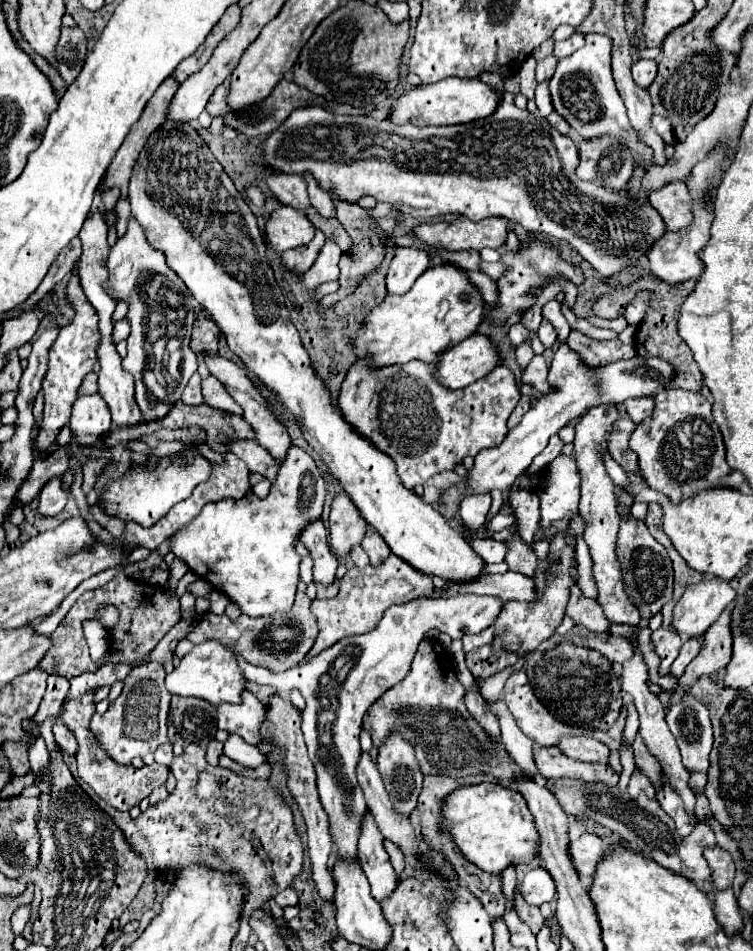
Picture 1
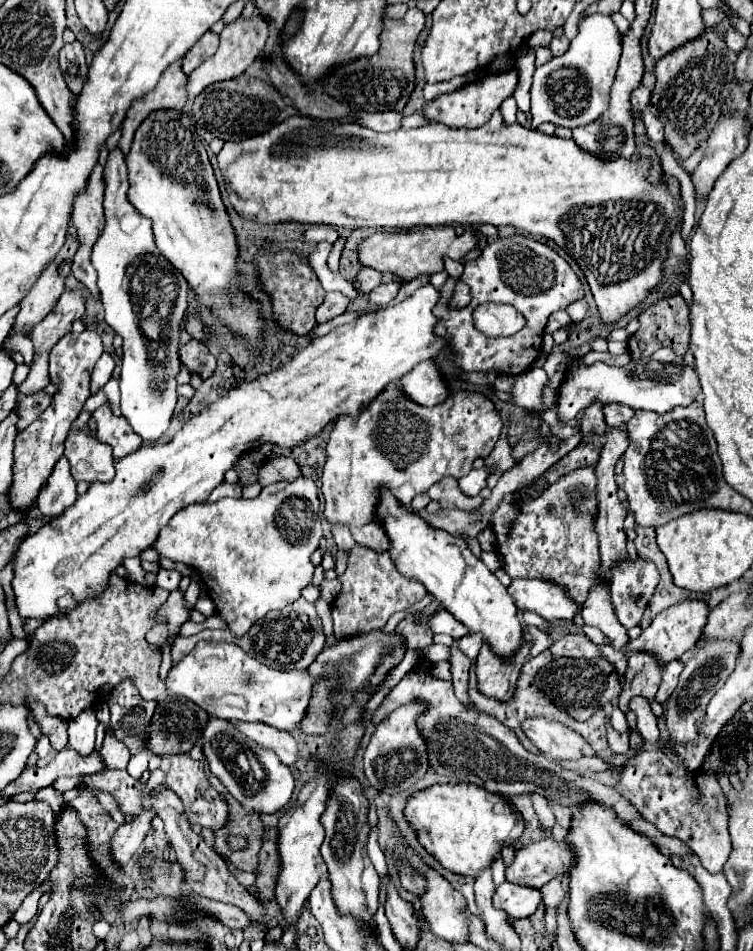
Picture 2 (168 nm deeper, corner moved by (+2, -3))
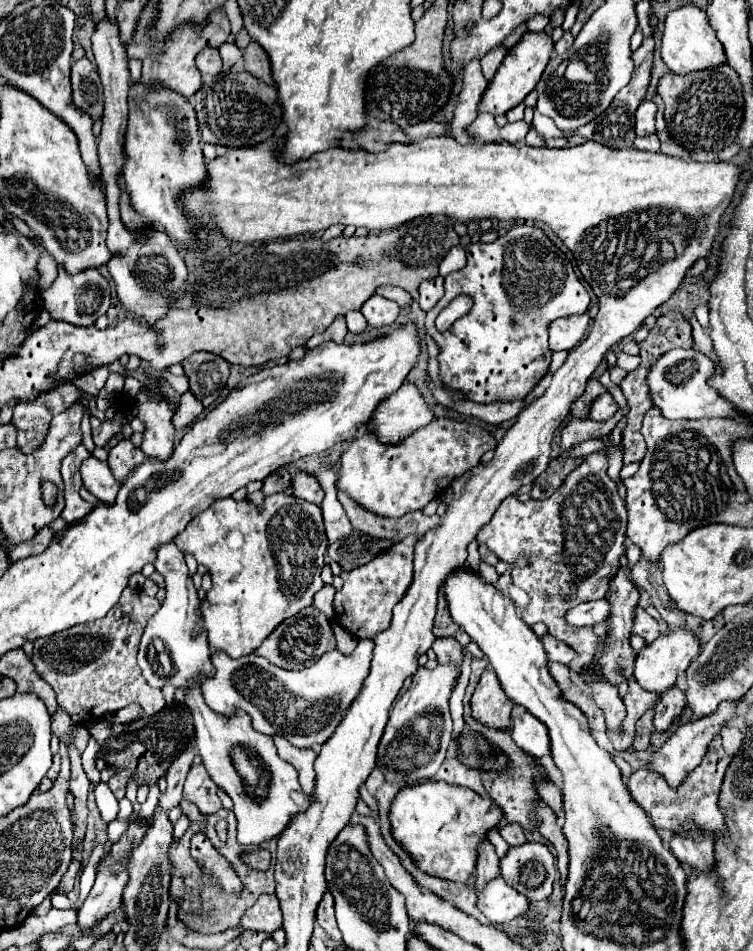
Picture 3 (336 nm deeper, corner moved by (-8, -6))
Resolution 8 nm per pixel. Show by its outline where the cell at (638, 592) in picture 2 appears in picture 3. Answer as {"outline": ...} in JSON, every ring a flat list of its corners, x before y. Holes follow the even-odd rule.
{"outline":[[637,606,637,610,635,610,635,626,633,626,633,632,639,634,645,640,645,644,651,644,659,636,663,636,661,624,657,620,653,620,641,606]]}

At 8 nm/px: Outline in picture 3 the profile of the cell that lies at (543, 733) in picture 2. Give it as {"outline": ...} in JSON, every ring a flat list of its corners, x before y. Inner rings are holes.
{"outline":[[529,712,511,718,511,738,529,756,543,758,549,754,547,728]]}

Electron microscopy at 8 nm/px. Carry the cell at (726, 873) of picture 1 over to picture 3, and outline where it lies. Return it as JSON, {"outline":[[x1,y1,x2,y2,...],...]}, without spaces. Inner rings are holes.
{"outline":[[717,734,715,740,707,748,707,756,703,756,701,764,689,774,689,778,677,790,665,786,665,780,661,780,659,776,645,774,645,768,641,768,631,774,629,792,635,798,635,802,649,814,649,818,657,830,691,832,695,836,695,828,699,826,705,832,715,836,715,832,725,832,723,814,717,806,717,798,719,798,721,782,723,782,729,762,731,762,731,756,723,750,721,736]]}

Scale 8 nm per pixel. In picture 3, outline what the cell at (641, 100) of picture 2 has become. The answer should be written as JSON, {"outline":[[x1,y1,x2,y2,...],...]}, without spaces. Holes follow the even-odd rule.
{"outline":[[643,100,641,106,637,108,637,122,635,122,635,134,637,136,649,136,655,134,655,112,657,106,653,102]]}

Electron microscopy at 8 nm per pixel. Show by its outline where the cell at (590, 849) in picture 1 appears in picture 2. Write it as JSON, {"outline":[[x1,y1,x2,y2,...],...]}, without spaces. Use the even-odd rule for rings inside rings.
{"outline":[[547,837,517,851,513,865,507,869,507,881,541,889,553,877,567,877,571,863,571,845]]}

